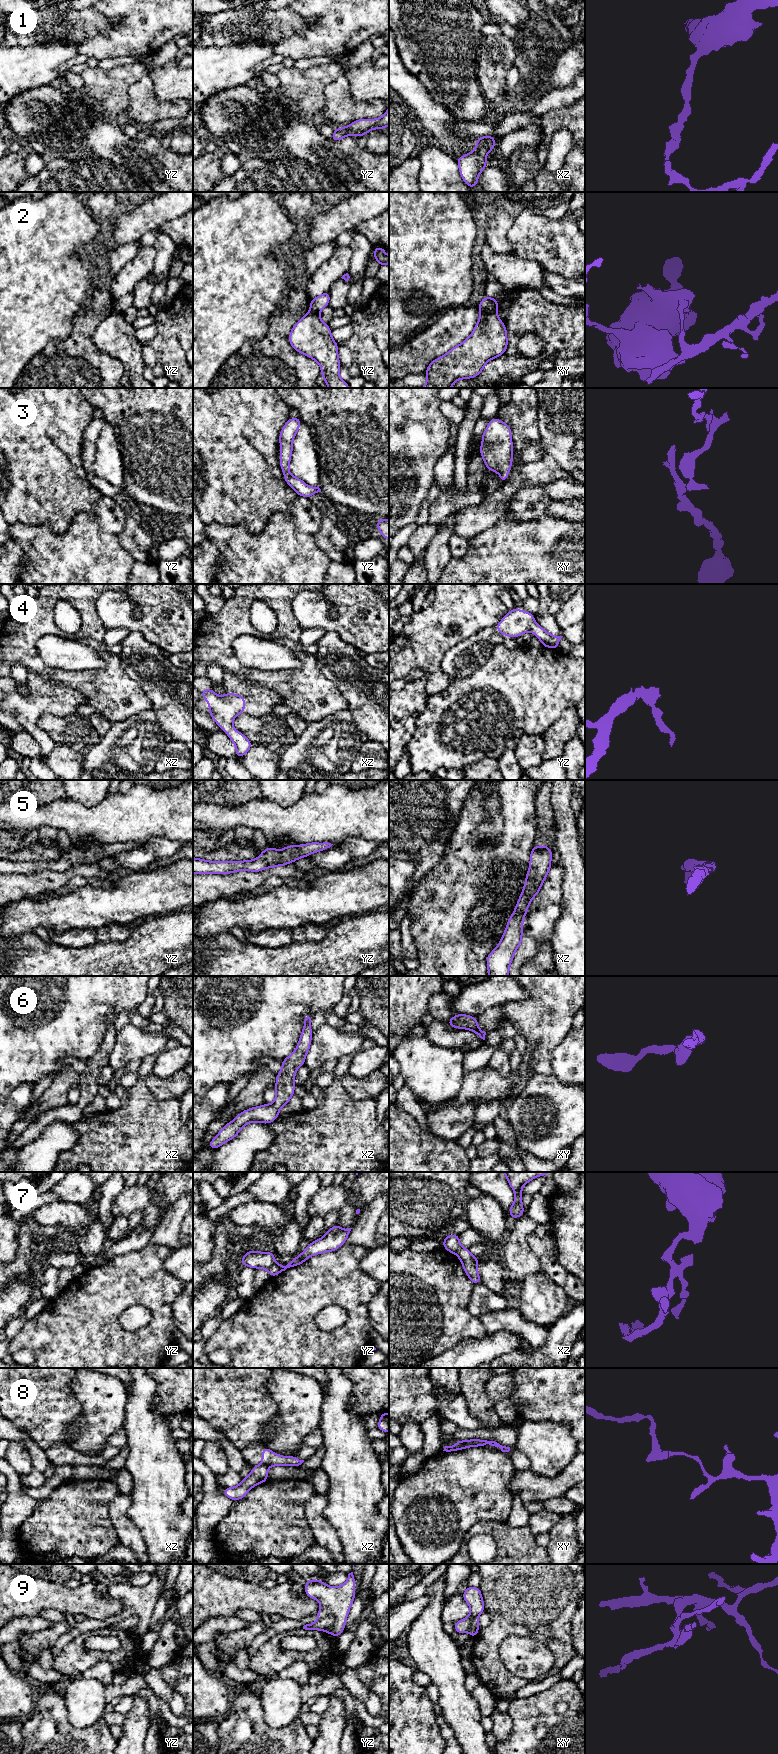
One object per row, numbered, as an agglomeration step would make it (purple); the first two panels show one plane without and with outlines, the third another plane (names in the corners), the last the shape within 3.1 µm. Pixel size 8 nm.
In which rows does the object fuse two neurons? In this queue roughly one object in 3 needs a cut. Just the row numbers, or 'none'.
2, 7, 8, 9

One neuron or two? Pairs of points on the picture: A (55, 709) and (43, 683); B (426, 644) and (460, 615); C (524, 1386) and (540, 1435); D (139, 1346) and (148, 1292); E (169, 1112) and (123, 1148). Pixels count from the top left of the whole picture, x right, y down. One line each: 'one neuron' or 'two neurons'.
A: one neuron
B: one neuron
C: two neurons
D: one neuron
E: one neuron

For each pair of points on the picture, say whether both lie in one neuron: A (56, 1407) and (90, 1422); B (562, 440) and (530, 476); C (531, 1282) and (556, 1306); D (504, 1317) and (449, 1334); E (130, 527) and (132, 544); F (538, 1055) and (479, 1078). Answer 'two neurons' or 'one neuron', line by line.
A: two neurons
B: two neurons
C: one neuron
D: two neurons
E: one neuron
F: two neurons

